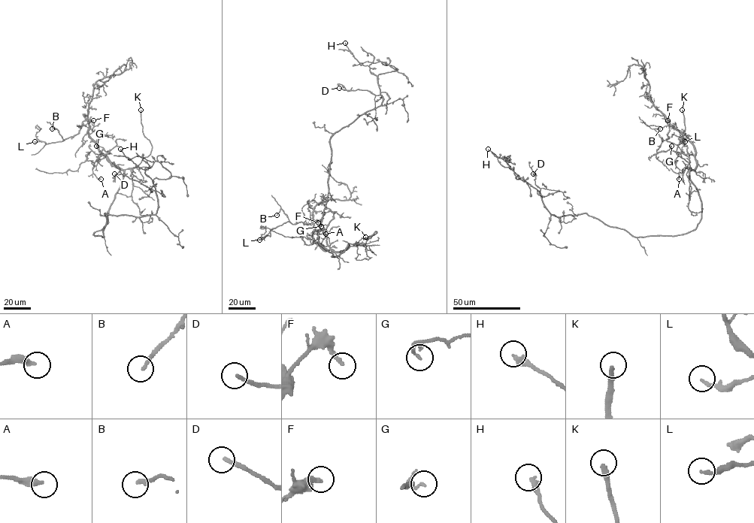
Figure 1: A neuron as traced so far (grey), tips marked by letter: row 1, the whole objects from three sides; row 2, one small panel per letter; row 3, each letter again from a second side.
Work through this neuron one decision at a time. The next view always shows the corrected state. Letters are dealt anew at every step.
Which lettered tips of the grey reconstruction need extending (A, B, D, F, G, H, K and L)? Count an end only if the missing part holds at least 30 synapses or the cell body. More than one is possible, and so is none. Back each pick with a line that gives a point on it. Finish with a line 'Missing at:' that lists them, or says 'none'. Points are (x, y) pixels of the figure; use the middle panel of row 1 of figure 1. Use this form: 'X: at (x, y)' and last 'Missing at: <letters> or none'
D: at (339, 88)
F: at (318, 222)
K: at (365, 237)
Missing at: D, F, K

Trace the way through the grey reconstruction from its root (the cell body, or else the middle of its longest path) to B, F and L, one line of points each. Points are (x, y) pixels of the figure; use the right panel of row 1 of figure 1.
B: (688, 233), (701, 217), (701, 201), (690, 178), (695, 150), (668, 120), (668, 138), (654, 129), (660, 128)
F: (688, 233), (695, 228), (701, 217), (701, 201), (690, 178), (697, 163), (695, 150), (667, 120)
L: (688, 233), (701, 217), (701, 201), (689, 174), (697, 160), (693, 143), (668, 120), (667, 140), (685, 141)

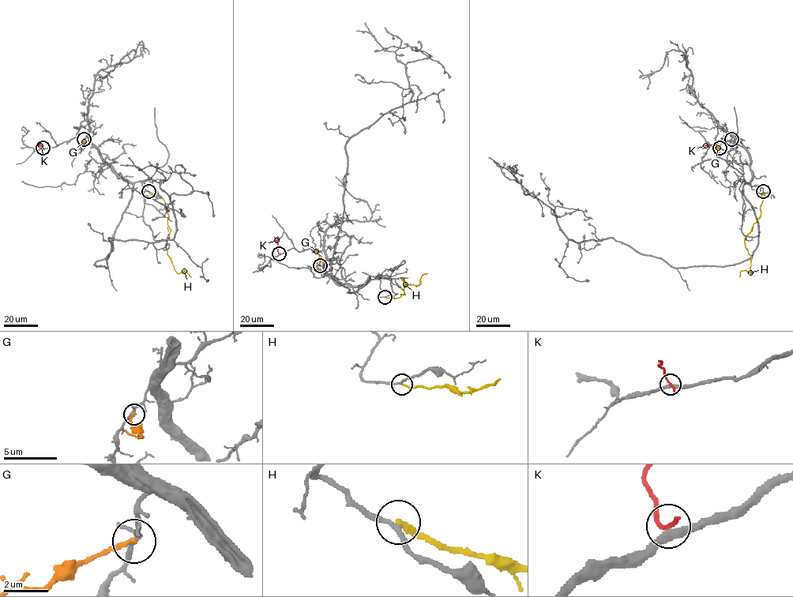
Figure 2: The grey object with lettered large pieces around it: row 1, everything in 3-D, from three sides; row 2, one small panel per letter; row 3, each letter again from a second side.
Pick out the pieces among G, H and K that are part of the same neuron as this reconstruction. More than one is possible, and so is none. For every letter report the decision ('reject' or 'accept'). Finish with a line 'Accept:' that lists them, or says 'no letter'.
G: reject
H: reject
K: reject
Accept: no letter

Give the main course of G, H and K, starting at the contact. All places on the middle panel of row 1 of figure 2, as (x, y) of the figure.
G: (320, 265), (321, 256), (313, 249)
H: (385, 297), (398, 298), (404, 294), (407, 284), (403, 278), (406, 285), (418, 285), (422, 274), (427, 273)
K: (279, 253), (277, 236)

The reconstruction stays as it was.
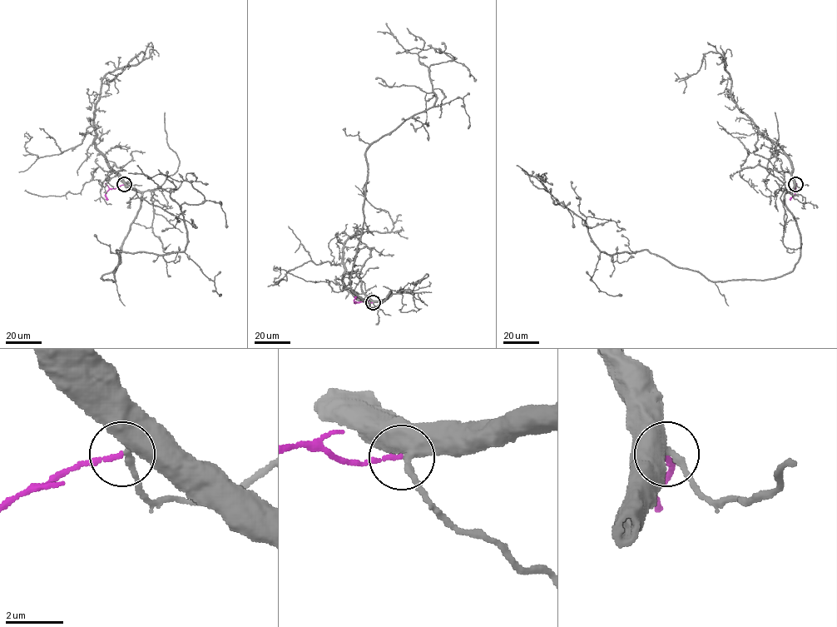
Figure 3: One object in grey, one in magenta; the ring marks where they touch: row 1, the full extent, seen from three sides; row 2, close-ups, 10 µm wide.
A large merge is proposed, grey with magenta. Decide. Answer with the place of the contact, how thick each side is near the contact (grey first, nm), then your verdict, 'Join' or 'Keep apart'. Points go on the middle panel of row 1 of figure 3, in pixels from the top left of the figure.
Place: (373, 302). Thickness 360 nm (grey) against 140 nm. Join

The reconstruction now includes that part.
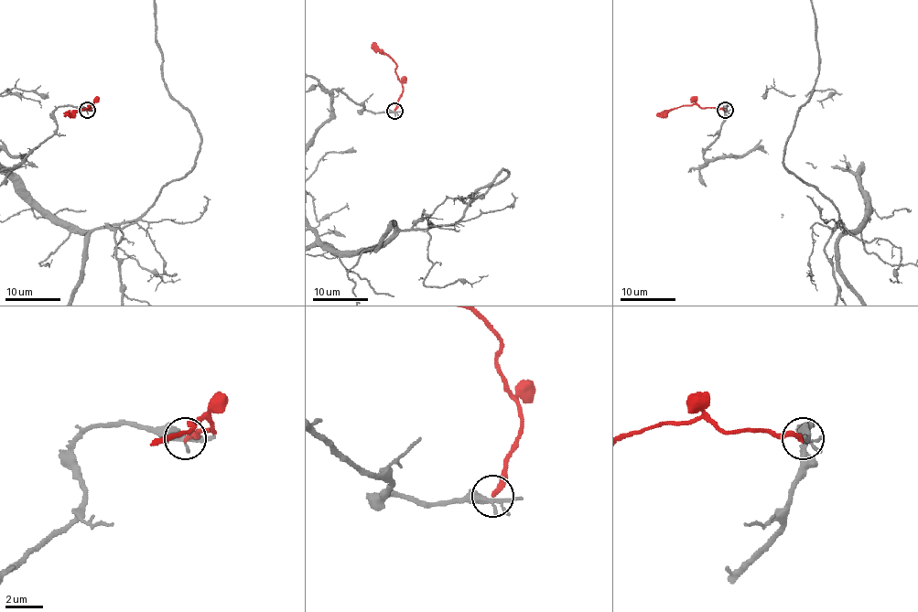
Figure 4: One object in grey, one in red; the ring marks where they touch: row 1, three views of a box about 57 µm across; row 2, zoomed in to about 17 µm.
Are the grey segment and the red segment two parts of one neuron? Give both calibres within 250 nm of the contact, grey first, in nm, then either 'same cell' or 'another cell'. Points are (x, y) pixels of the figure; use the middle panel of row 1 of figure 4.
calibres 280 and 280 nm; another cell

